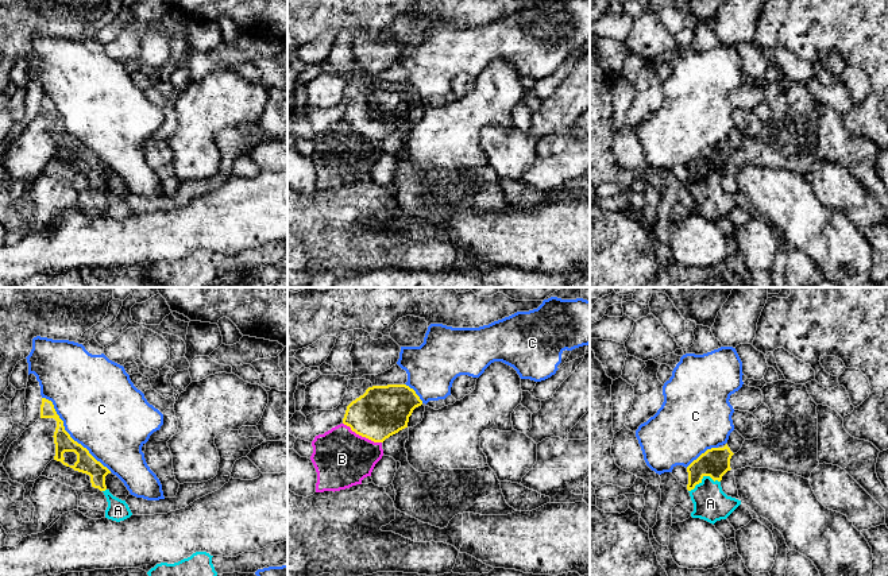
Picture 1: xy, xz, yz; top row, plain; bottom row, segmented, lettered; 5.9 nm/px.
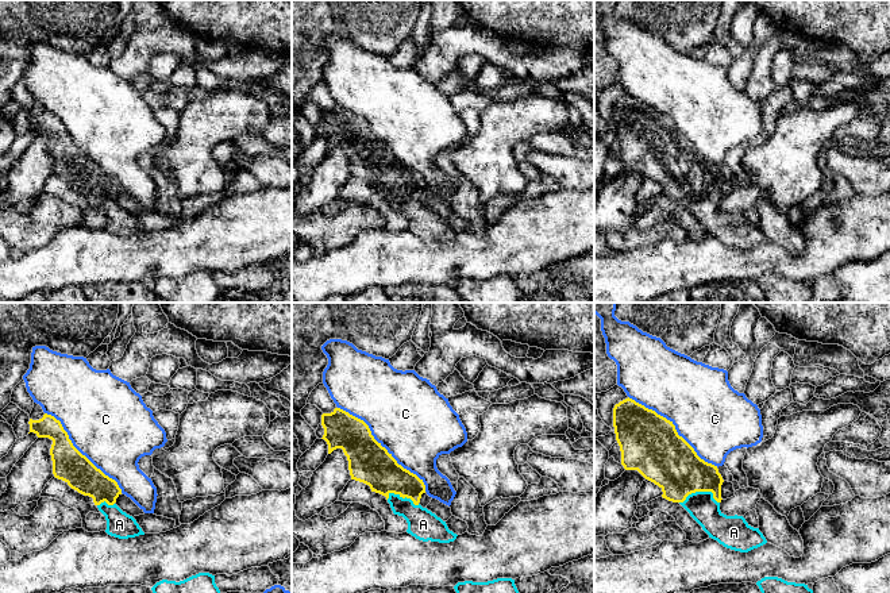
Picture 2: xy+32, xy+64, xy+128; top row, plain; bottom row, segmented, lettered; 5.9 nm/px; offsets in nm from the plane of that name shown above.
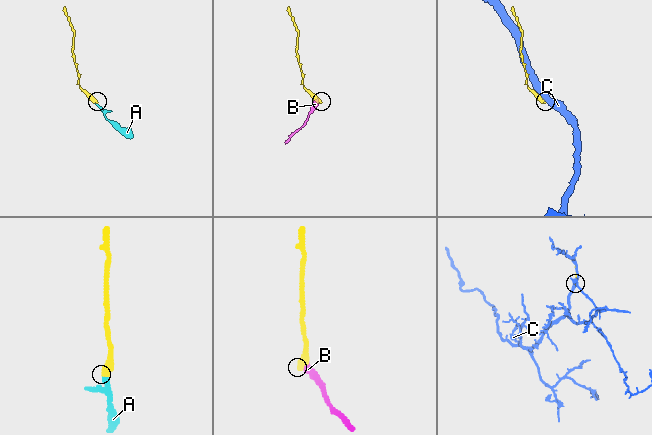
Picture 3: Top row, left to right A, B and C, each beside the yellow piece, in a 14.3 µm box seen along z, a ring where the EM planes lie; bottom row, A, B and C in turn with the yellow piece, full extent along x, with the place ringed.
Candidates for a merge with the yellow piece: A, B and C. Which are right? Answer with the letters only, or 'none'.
A

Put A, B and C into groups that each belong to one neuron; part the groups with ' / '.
A / B / C

